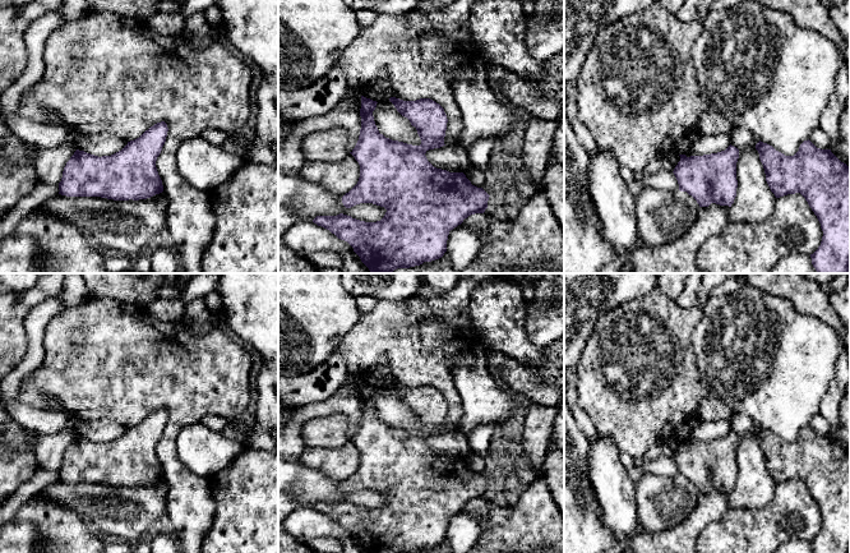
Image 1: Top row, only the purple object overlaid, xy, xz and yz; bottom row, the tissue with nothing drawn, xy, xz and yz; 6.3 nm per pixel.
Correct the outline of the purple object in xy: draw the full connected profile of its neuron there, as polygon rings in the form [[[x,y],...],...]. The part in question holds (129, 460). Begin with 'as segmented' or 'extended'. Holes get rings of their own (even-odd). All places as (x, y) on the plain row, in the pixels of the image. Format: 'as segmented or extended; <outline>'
as segmented; [[[157,409],[145,416],[139,424],[128,428],[119,438],[111,442],[94,442],[77,436],[66,448],[59,480],[66,483],[101,483],[114,487],[147,485],[163,478],[156,447],[167,423],[167,410]]]

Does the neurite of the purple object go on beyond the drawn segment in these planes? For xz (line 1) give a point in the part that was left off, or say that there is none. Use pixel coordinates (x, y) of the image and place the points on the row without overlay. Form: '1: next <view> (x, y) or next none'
1: next none

